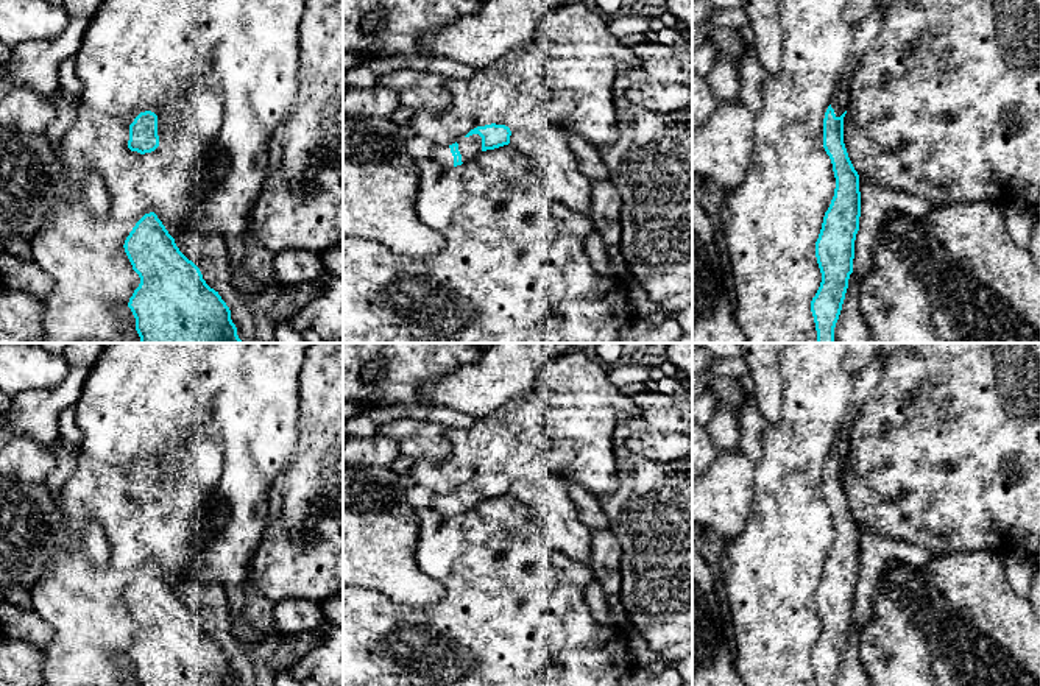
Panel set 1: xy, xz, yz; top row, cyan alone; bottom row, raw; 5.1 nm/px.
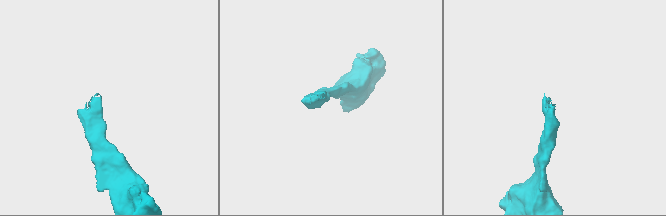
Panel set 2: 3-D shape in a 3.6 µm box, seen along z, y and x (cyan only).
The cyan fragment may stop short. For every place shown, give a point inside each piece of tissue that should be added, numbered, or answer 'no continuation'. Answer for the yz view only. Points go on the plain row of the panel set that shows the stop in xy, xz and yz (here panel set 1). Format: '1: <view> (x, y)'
1: yz (841, 448)

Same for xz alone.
1: xz (468, 496)

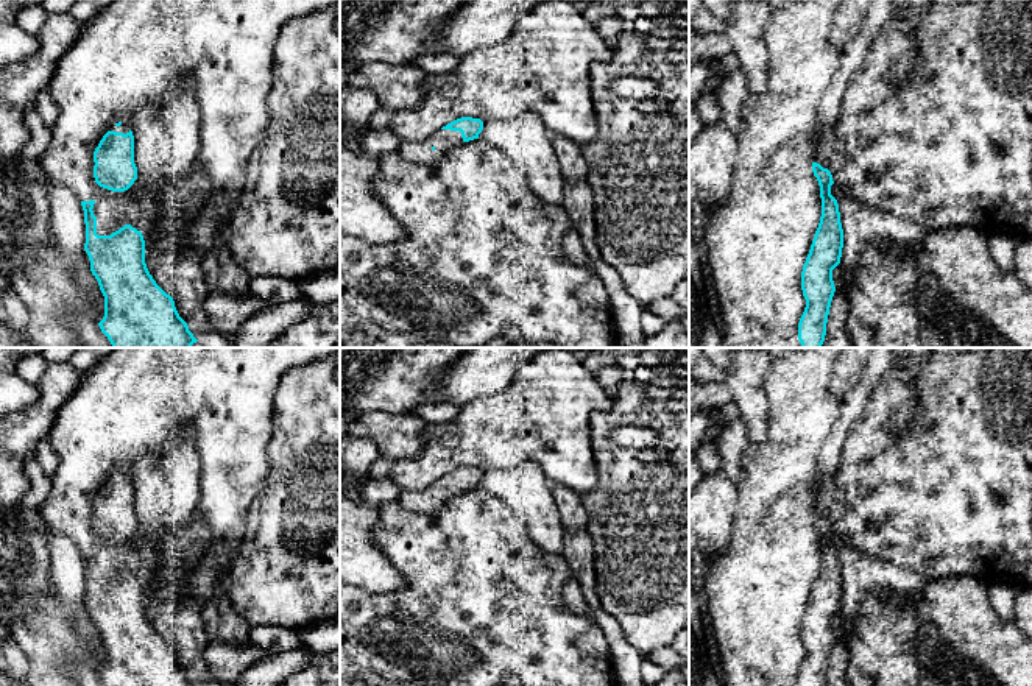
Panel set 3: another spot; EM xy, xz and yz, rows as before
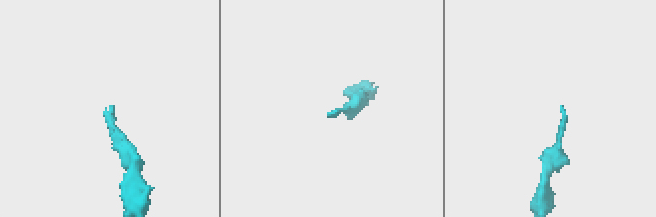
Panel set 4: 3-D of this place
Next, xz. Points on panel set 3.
1: xz (421, 501)

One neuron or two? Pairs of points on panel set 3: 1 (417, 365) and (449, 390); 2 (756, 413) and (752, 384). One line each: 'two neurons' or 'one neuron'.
1: two neurons
2: one neuron

